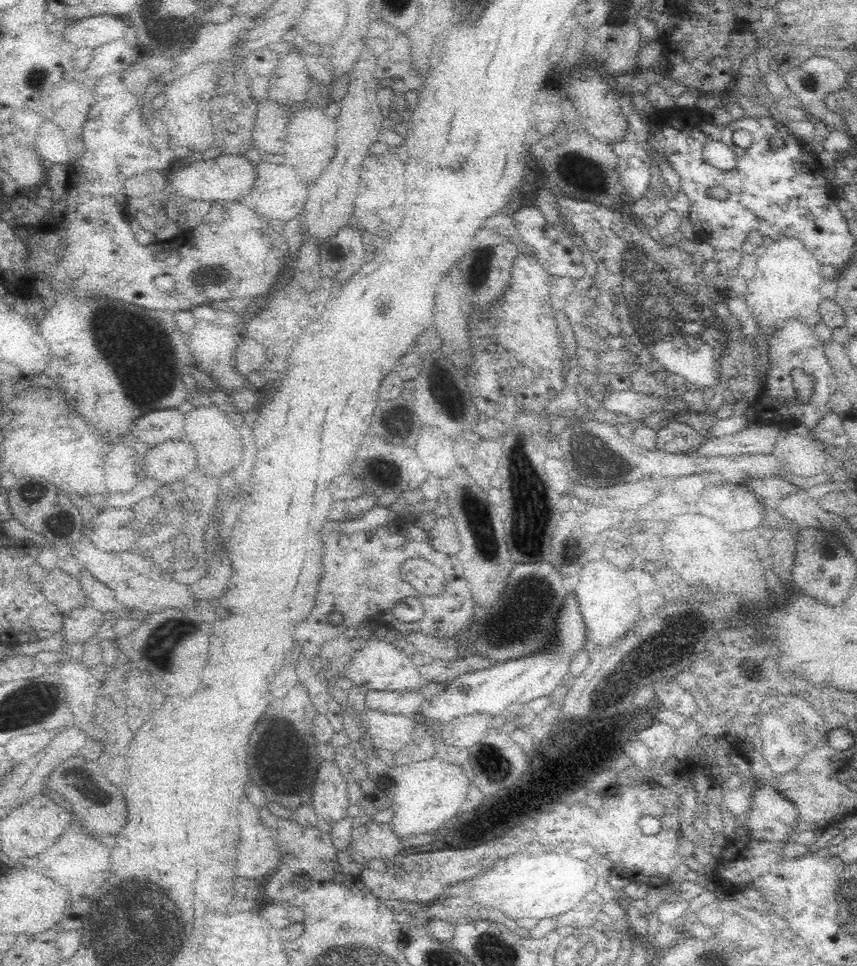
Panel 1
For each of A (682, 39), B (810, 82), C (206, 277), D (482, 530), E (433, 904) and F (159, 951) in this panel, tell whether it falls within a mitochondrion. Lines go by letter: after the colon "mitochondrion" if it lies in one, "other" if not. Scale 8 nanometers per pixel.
A: other
B: mitochondrion
C: mitochondrion
D: mitochondrion
E: other
F: mitochondrion

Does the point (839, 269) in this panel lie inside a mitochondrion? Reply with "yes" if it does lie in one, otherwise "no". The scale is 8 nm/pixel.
no

